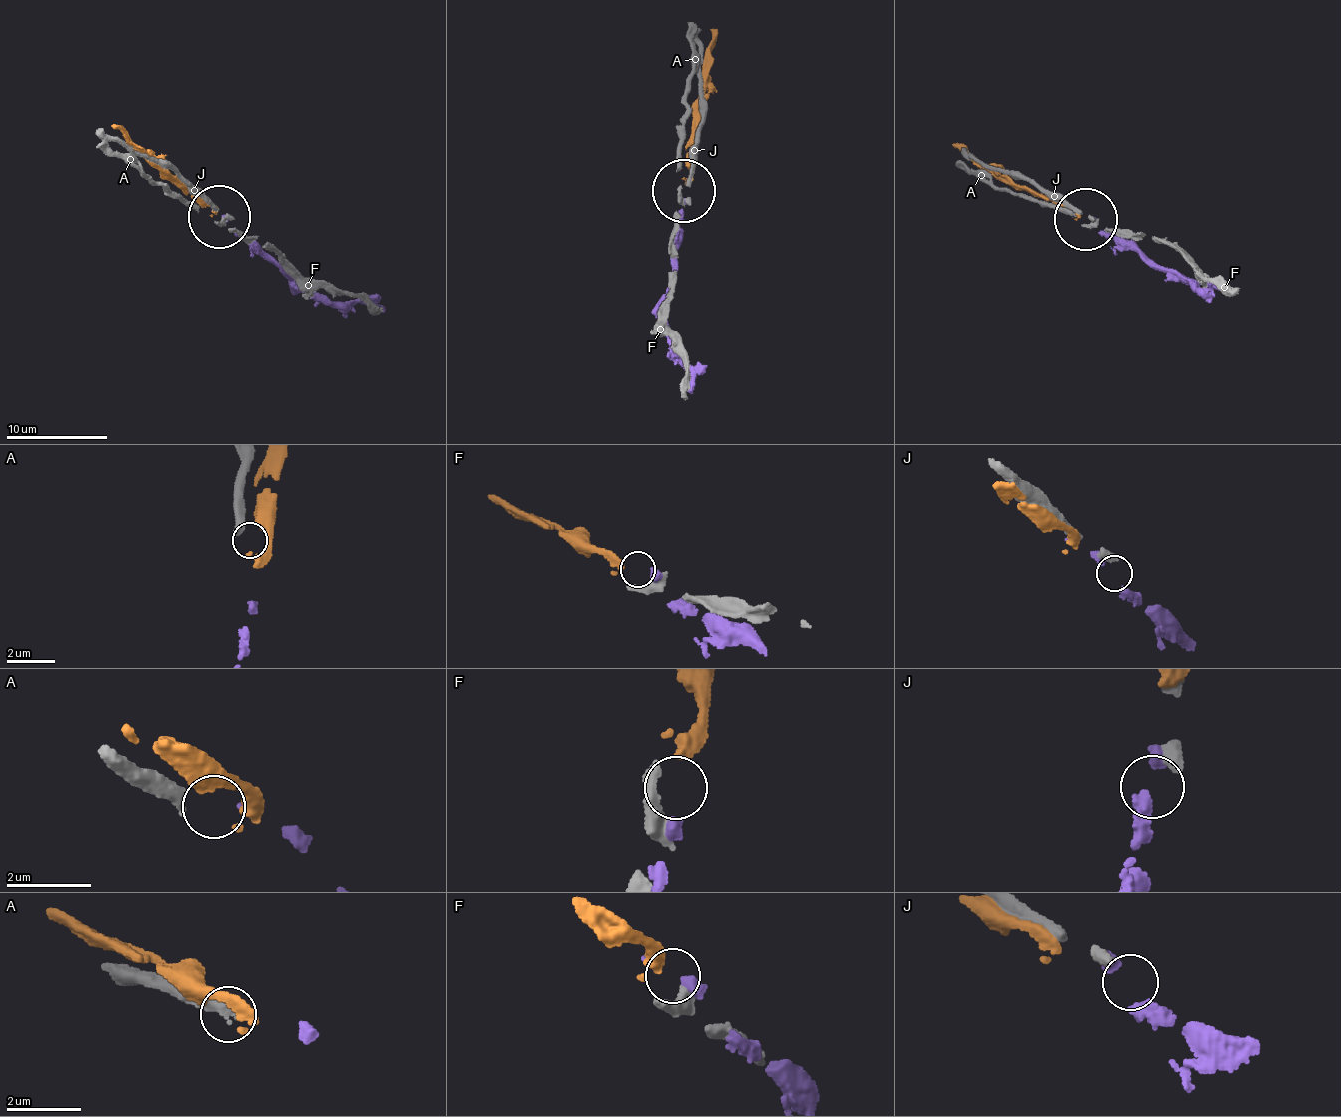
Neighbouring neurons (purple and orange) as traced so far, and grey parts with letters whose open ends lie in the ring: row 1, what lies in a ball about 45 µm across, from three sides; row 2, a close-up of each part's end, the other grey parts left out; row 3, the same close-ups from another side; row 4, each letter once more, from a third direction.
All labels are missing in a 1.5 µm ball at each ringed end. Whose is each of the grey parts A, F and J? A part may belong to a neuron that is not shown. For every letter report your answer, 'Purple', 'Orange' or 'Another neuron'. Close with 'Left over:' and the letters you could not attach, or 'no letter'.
A: Purple
F: Orange
J: Another neuron
Left over: J

